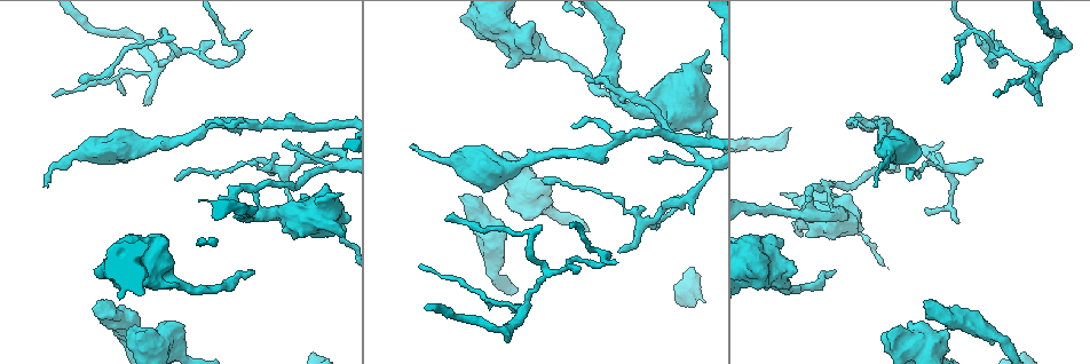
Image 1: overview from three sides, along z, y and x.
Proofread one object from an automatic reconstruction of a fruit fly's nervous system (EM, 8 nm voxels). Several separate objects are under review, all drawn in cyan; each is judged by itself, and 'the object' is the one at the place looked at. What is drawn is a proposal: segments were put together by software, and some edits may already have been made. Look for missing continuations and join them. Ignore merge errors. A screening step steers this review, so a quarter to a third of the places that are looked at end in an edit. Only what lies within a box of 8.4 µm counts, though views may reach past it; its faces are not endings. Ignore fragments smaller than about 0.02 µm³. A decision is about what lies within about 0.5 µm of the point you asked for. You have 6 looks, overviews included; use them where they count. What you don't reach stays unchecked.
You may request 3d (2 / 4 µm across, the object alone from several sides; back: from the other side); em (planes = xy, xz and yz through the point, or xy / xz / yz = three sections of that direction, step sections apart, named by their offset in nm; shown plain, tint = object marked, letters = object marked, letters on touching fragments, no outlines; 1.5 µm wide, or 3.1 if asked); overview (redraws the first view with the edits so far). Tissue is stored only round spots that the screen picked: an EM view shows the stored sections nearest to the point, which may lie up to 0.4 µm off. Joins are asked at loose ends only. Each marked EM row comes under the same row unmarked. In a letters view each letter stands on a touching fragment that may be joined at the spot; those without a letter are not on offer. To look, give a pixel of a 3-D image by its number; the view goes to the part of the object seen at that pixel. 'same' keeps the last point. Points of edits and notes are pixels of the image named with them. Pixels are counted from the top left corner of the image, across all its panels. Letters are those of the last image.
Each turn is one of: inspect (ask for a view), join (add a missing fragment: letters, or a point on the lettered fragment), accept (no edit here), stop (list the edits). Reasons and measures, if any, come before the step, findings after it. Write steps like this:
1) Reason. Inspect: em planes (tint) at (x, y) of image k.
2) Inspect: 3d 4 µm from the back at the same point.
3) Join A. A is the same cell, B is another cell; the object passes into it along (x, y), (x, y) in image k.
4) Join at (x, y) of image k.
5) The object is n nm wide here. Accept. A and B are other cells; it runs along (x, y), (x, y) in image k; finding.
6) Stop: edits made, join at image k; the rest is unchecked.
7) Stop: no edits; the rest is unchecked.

Free end. Inspect: em xy step 4 (letters) at (924, 303) of image 1.

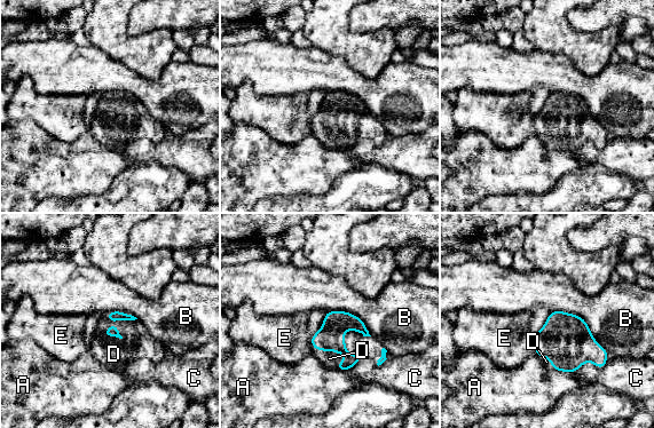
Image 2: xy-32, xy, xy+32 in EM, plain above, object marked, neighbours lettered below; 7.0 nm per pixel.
Join D. D is the same cell, A, B, C and E are other cells; it goes on there.

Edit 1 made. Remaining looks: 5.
See it whole again. Inspect: overview.

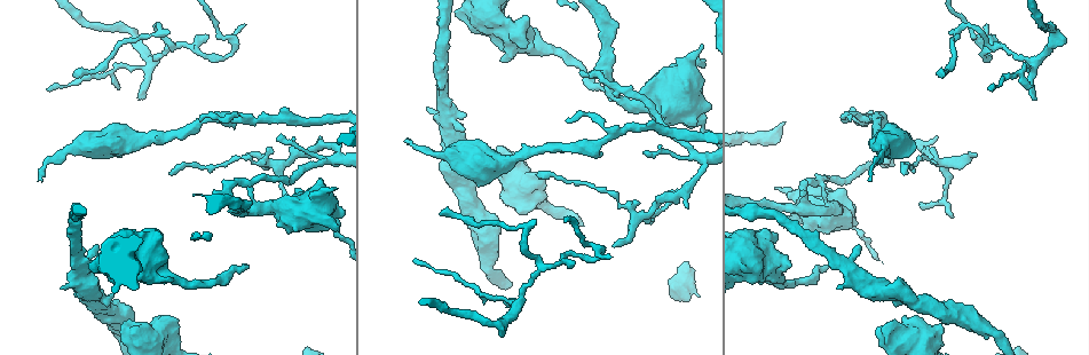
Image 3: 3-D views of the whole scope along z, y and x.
Free end. Inspect: em planes (letters) at (859, 245) of image 3.

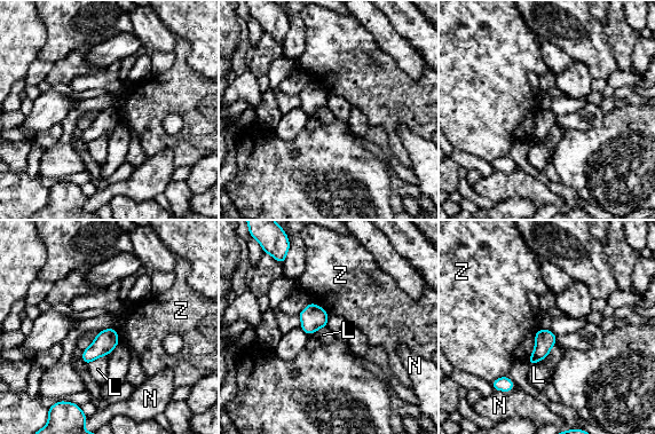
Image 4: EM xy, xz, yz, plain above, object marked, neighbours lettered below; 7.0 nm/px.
Accept. L, N and Z are other cells; a border runs along (538, 329), (534, 350), (527, 360) in image 4; none of them fits.

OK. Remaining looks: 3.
Thin end. Inspect: 3d 4 µm at (171, 174) of image 3.

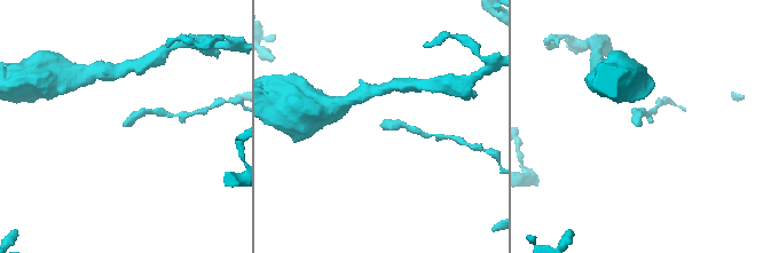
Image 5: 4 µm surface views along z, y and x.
Now the EM. Inspect: em planes (letters) at (124, 124) of image 5.

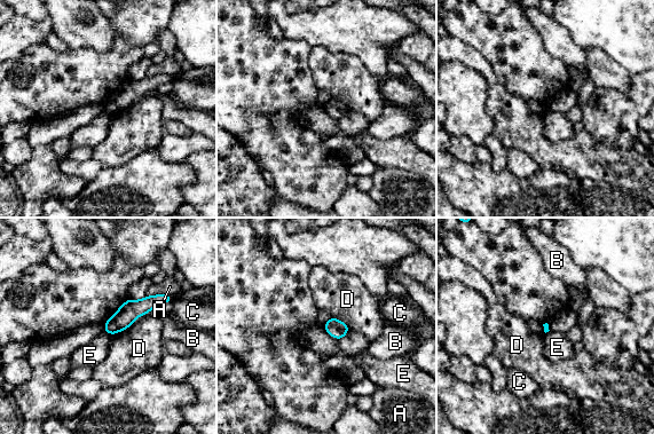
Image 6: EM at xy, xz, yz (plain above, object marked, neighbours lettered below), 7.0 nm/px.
Accept. A, B, C, D and E are other cells; it runs along (168, 299), (133, 308), (107, 329) in image 6; none of them fits.

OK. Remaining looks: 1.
Stop: edits made, join at image 2; the rest is unchecked.

